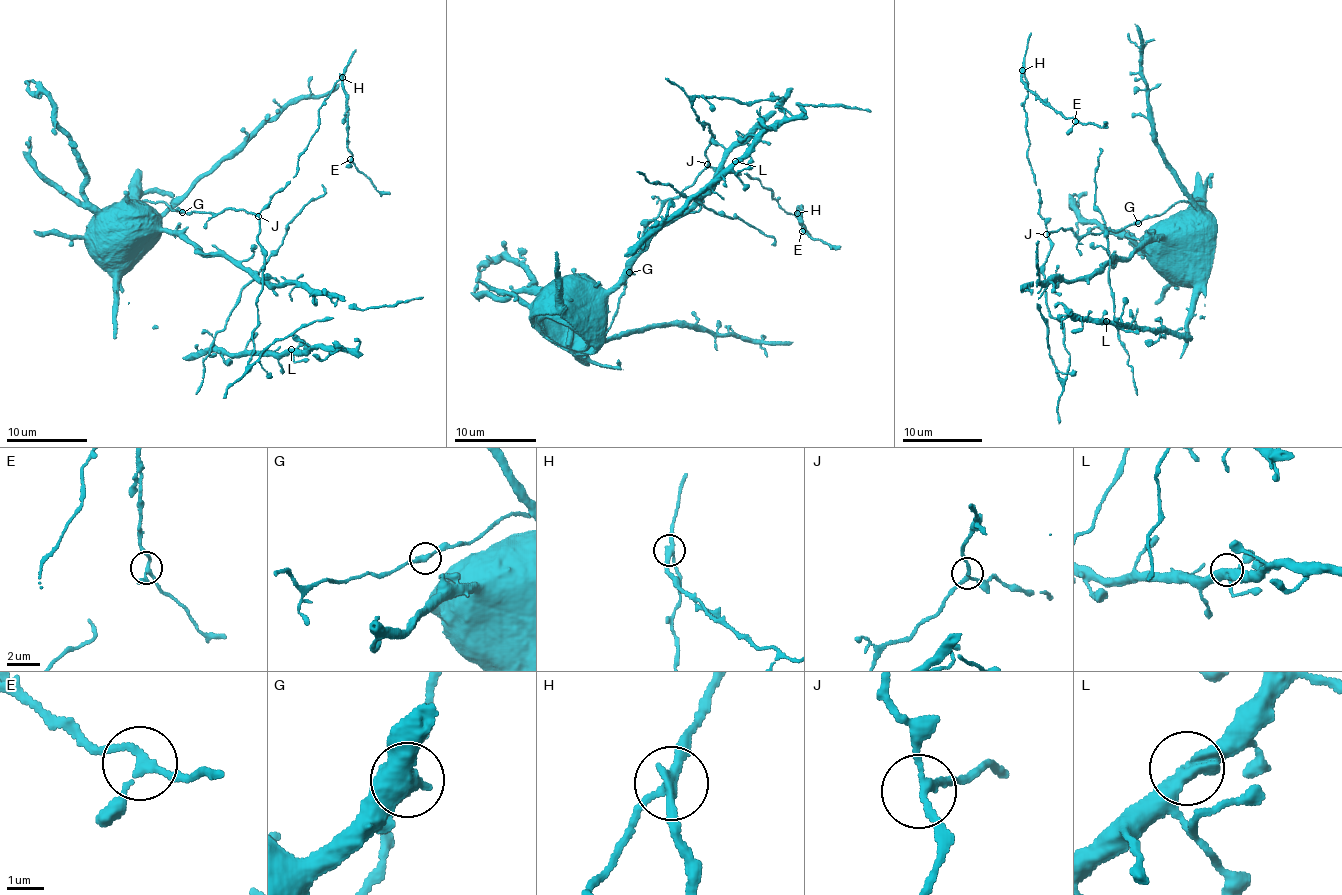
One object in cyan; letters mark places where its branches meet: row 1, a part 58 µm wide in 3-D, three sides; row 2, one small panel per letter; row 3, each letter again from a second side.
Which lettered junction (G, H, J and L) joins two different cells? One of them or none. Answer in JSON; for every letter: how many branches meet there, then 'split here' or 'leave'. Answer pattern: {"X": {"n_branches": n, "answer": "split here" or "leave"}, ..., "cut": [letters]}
{"G": {"n_branches": 3, "answer": "leave"}, "H": {"n_branches": 3, "answer": "split here"}, "J": {"n_branches": 3, "answer": "leave"}, "L": {"n_branches": 3, "answer": "leave"}, "cut": ["H"]}

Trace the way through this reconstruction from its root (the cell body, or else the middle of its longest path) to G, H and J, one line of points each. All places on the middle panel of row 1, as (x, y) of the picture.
G: (657, 215), (639, 240), (629, 272)
H: (657, 215), (704, 170), (720, 166), (759, 179), (785, 213), (798, 213)
J: (657, 215), (669, 199), (678, 199), (685, 188), (692, 186), (707, 164)

